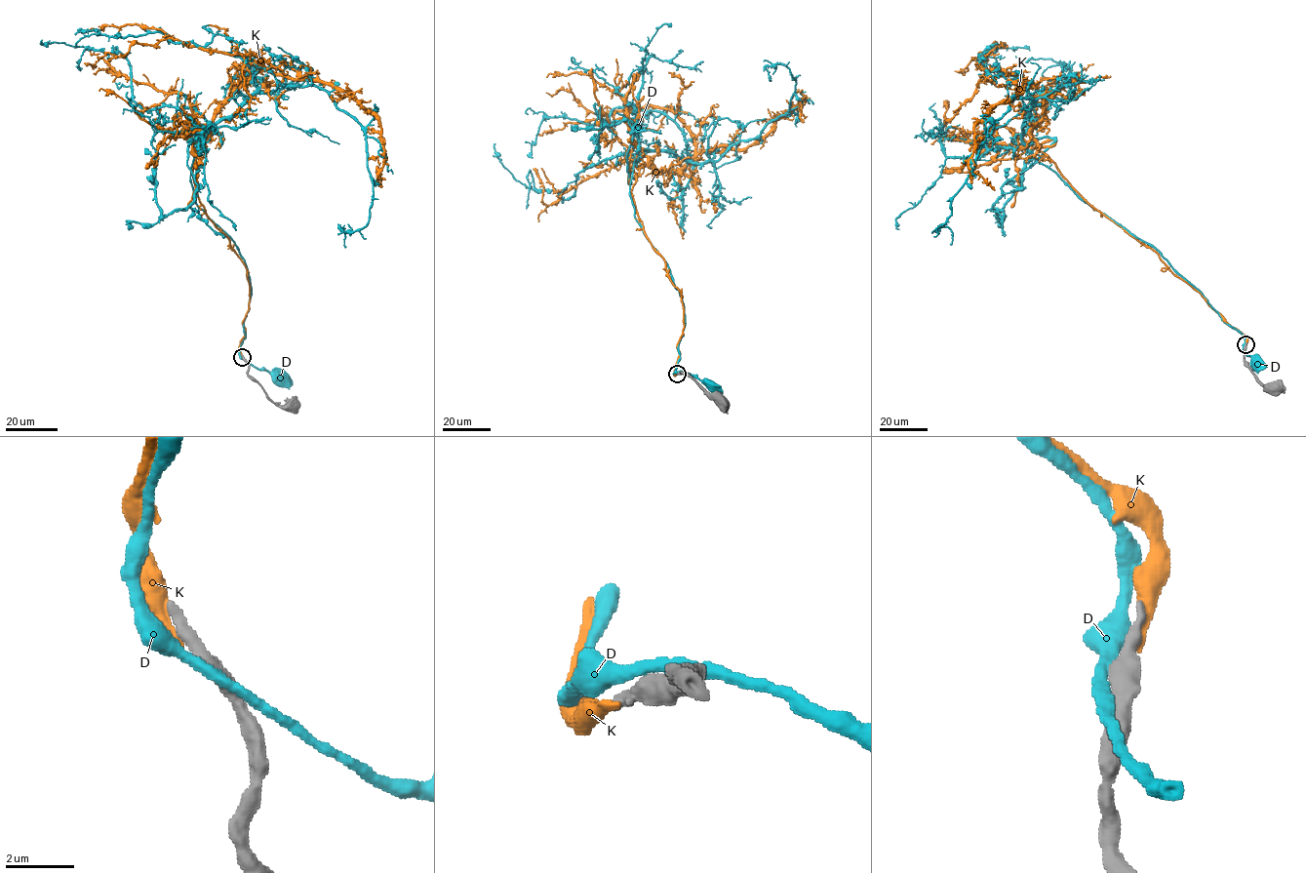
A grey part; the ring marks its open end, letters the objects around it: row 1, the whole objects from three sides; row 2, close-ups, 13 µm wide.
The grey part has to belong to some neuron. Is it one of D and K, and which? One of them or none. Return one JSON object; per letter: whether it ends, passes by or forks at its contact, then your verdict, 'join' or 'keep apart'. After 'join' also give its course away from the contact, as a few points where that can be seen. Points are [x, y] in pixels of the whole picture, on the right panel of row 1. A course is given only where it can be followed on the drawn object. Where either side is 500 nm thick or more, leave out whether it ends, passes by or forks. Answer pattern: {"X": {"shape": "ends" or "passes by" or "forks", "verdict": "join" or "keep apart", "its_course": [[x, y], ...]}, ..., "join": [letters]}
{"D": {"verdict": "keep apart"}, "K": {"shape": "ends", "verdict": "join", "its_course": [[1246, 343], [1040, 150], [1031, 135], [1043, 98], [1029, 84], [975, 126], [969, 171], [994, 190]]}, "join": ["K"]}

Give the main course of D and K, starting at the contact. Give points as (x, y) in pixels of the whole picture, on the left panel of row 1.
D: (245, 360), (278, 377)
K: (242, 356), (247, 268), (208, 218), (193, 175), (217, 111), (261, 70), (331, 82), (377, 121), (380, 187)

